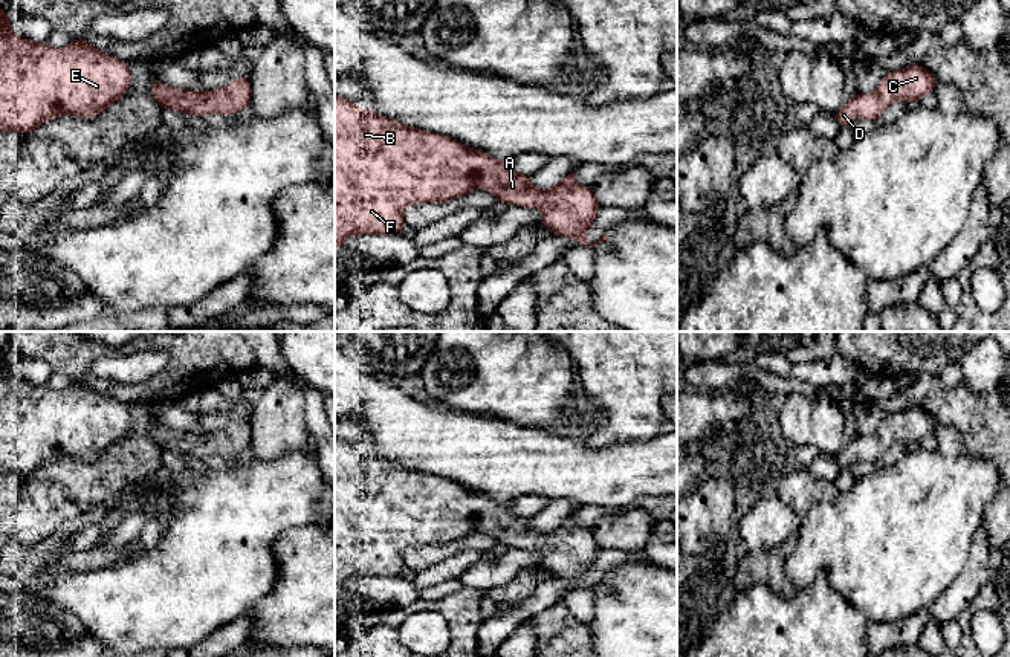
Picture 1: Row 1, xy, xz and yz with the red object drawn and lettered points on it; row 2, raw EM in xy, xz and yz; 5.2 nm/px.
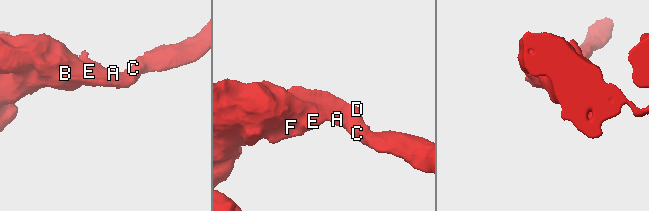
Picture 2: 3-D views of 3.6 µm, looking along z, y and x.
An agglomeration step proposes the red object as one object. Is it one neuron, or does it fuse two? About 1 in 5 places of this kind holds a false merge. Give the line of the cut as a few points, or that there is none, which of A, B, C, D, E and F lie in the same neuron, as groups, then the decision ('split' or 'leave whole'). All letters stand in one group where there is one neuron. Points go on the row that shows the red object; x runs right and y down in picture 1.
no cut; A B C D E F; leave whole

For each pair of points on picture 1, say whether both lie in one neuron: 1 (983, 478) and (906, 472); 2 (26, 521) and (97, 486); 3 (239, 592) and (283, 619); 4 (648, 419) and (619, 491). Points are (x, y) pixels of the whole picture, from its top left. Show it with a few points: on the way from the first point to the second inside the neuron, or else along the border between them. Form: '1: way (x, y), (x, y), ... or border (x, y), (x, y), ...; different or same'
1: way (964, 478), (925, 478); same
2: way (43, 504), (58, 491), (80, 486); same
3: border (277, 573), (274, 587), (245, 613); different
4: border (659, 436), (650, 440), (613, 442), (604, 448); different

